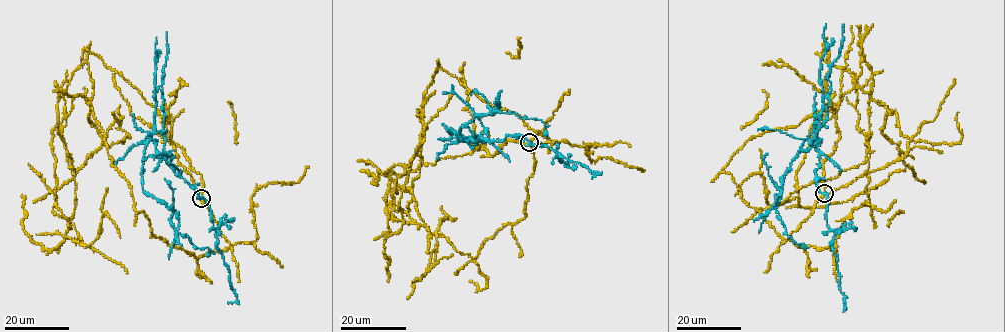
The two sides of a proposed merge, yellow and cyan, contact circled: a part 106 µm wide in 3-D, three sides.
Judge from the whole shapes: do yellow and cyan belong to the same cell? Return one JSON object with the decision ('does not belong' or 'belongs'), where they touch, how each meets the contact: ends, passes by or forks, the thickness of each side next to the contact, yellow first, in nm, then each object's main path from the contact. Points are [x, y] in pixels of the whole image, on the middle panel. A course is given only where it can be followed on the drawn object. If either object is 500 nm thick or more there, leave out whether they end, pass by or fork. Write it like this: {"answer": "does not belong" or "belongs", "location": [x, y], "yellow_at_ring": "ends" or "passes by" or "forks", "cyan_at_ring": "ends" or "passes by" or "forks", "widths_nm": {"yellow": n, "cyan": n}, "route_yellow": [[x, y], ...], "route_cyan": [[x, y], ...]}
{"answer": "does not belong", "location": [529, 142], "yellow_at_ring": "forks", "cyan_at_ring": "forks", "widths_nm": {"yellow": 380, "cyan": 280}, "route_yellow": [[529, 143], [388, 184], [411, 192], [420, 174], [438, 67], [555, 142], [645, 170]], "route_cyan": [[529, 143], [514, 135], [496, 142], [460, 141], [458, 133], [476, 116], [498, 111], [539, 119], [546, 135]]}

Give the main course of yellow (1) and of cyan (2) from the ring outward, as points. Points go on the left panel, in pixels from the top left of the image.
1: (201, 198), (170, 124), (85, 47), (111, 165), (169, 245), (198, 257), (253, 242), (256, 189), (309, 165)
2: (201, 198), (150, 139), (141, 172), (143, 190), (172, 211), (175, 230), (196, 248), (208, 248), (207, 256)

